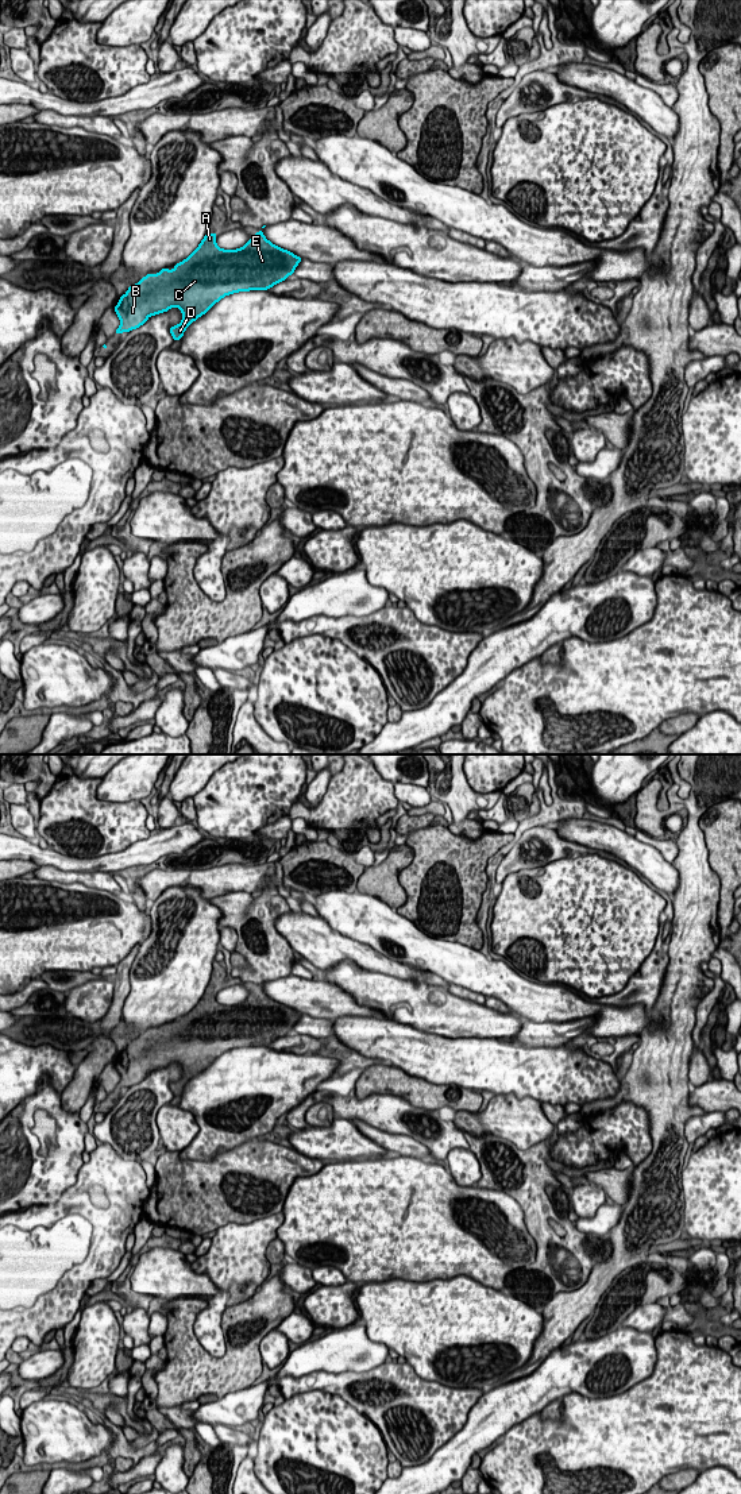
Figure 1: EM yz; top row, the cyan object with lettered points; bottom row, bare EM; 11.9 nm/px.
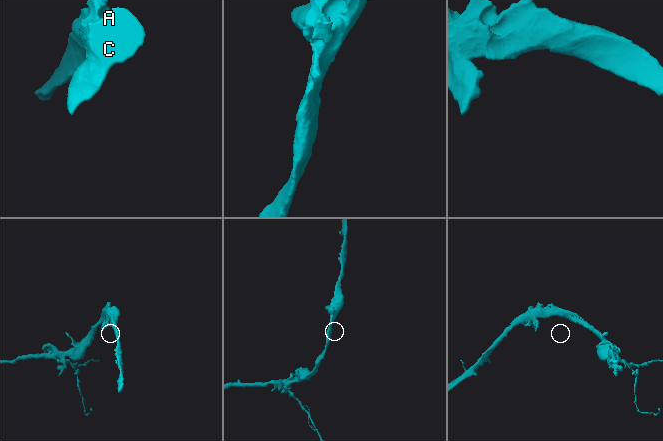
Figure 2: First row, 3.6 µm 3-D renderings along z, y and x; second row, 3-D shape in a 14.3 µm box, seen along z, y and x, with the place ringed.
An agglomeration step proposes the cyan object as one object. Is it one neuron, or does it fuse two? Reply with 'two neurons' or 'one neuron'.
one neuron

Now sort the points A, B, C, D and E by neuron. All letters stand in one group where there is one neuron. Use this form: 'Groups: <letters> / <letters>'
Groups: A B C D E

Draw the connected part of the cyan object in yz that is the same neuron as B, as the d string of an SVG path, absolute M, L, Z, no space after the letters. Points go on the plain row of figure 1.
M262 985L238 1005L220 1004L216 991L207 989L192 1011L171 1027L150 1028L131 1041L115 1062L120 1074L115 1089L139 1084L150 1072L177 1062L182 1077L170 1082L170 1089L173 1096L181 1096L185 1085L223 1053L267 1046L293 1030L302 1015L269 997Z

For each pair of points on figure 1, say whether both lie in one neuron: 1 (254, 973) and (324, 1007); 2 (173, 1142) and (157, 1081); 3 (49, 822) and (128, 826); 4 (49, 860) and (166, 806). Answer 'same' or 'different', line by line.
1: different
2: different
3: same
4: different

